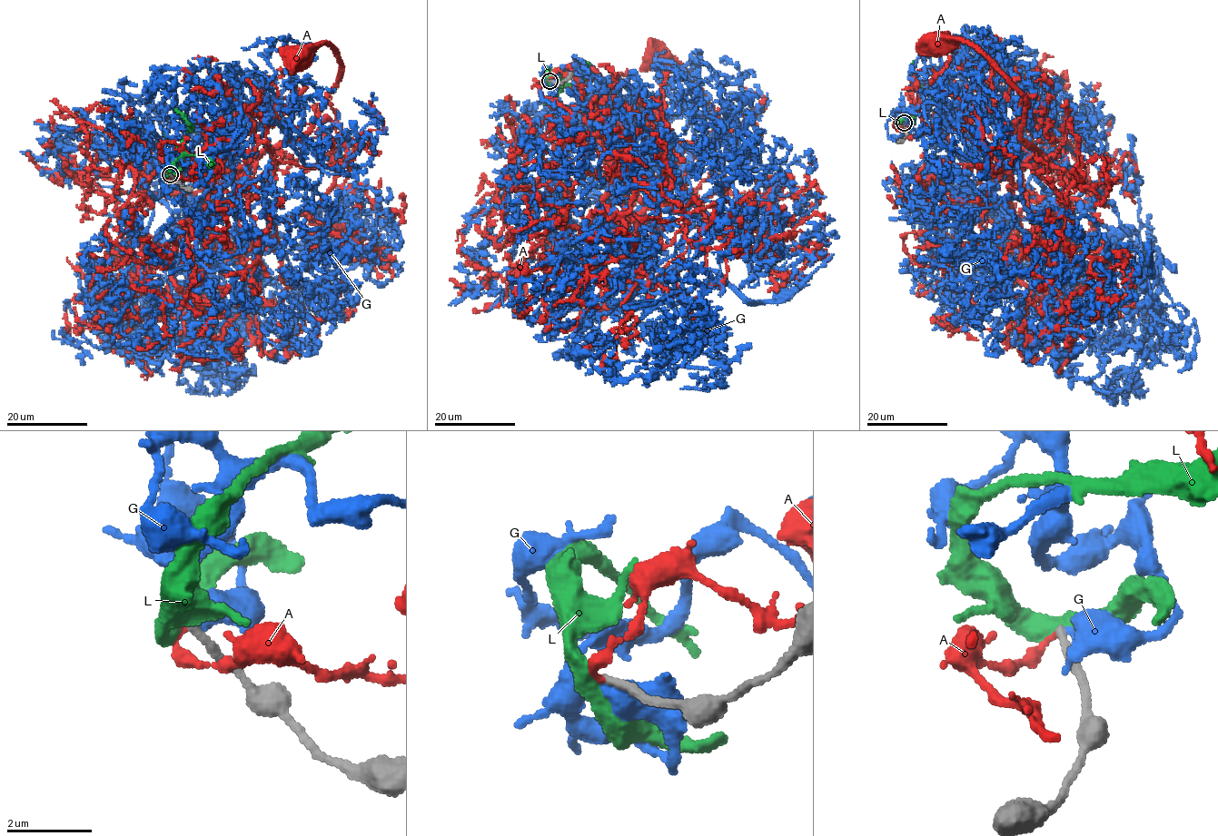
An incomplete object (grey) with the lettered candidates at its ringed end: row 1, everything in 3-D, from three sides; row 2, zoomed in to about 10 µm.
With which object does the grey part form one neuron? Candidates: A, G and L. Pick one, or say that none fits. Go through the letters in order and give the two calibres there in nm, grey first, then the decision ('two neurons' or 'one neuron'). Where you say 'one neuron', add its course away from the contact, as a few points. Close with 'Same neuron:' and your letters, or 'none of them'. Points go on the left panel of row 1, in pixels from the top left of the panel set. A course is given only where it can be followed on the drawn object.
A: 190/170 nm | two neurons
G: 200/550 nm | two neurons
L: 180/400 nm | two neurons
Same neuron: none of them

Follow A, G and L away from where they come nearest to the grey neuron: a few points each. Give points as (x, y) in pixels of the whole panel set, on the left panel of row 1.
A: (170, 175), (212, 180), (196, 225), (262, 151), (311, 129), (341, 60), (328, 44), (300, 56)
G: (170, 174), (226, 147), (231, 181), (185, 125), (252, 71), (302, 159), (291, 120), (325, 166), (366, 168)
L: (170, 174), (169, 170), (183, 152), (184, 132), (192, 126), (175, 109)

